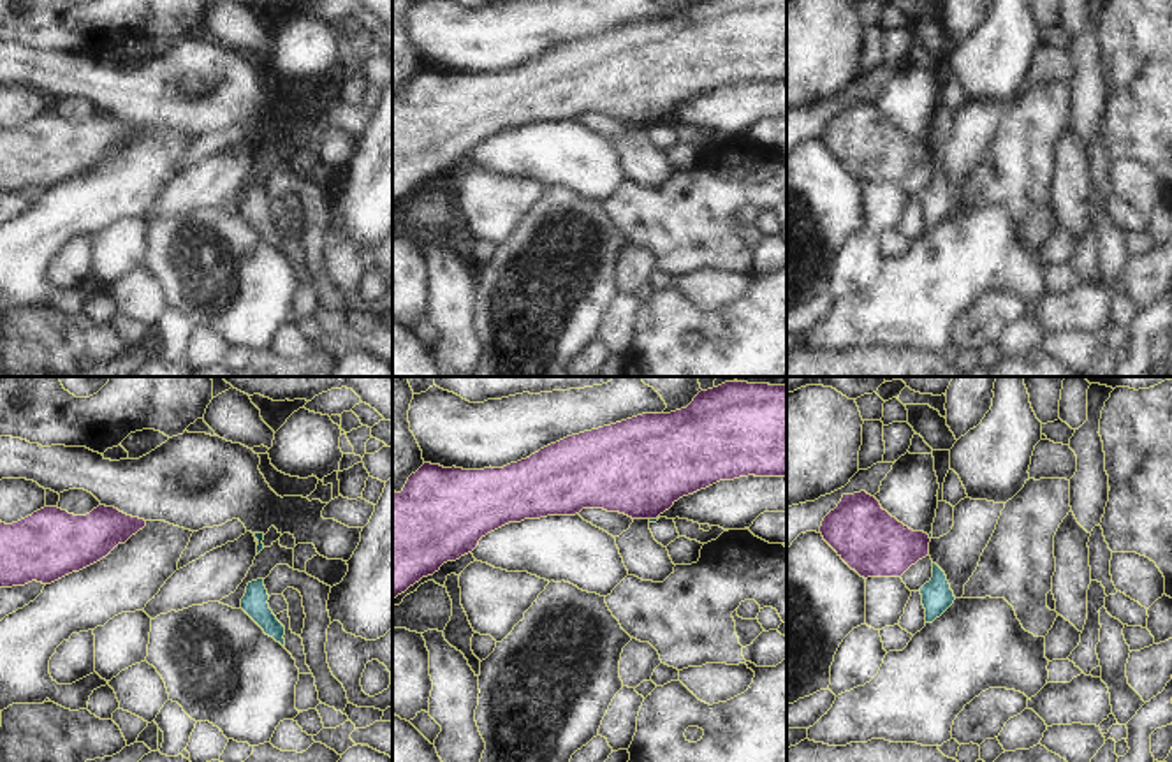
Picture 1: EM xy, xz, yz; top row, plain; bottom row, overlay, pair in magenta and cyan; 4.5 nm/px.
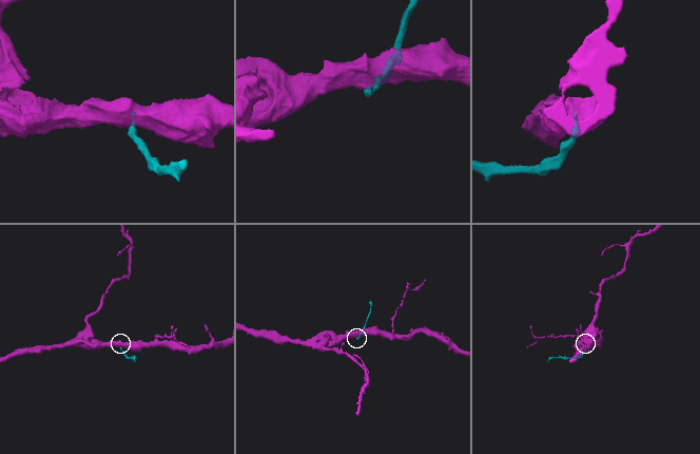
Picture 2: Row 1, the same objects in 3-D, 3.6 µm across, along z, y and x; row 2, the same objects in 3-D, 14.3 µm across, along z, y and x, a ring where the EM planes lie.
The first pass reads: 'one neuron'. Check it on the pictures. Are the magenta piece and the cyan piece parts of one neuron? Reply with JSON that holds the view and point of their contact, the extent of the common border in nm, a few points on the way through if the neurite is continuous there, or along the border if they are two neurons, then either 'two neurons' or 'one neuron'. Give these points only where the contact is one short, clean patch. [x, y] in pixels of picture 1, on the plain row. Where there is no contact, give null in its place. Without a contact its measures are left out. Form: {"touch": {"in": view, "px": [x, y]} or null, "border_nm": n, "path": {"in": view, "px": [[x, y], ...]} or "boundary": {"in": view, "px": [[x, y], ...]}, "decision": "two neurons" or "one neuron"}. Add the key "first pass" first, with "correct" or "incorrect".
{"first pass": "incorrect", "touch": {"in": "xy", "px": [257, 146]}, "border_nm": 70, "boundary": {"in": "xy", "px": [[254, 139], [257, 152]]}, "decision": "two neurons"}

